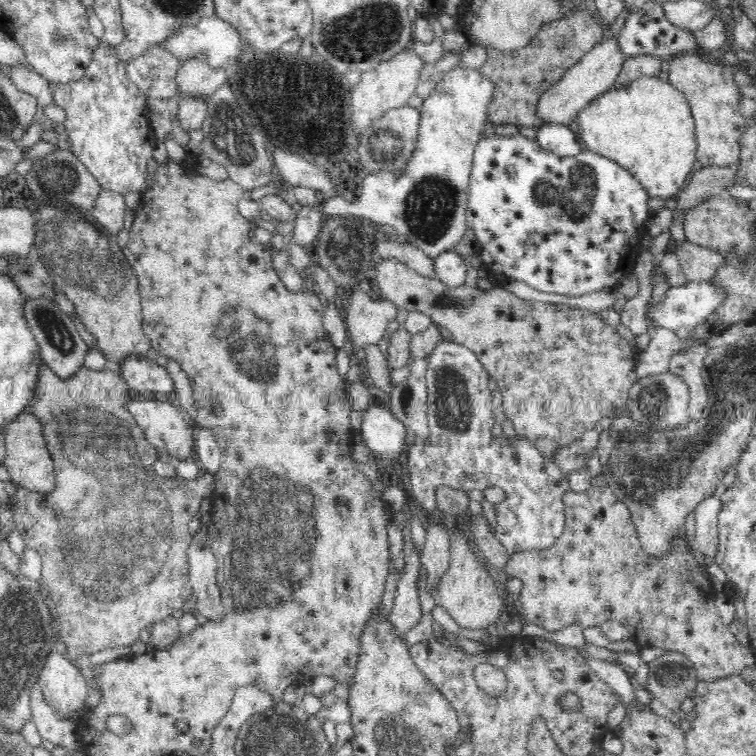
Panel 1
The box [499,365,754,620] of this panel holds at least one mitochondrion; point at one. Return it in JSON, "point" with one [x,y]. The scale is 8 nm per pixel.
{"point":[660,463]}

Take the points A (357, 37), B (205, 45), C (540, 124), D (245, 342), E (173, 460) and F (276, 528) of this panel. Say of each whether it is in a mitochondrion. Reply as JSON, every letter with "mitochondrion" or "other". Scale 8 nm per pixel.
{"A":"mitochondrion","B":"mitochondrion","C":"other","D":"mitochondrion","E":"other","F":"mitochondrion"}

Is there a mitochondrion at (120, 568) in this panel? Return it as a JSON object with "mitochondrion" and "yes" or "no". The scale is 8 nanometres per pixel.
{"mitochondrion":"yes"}

